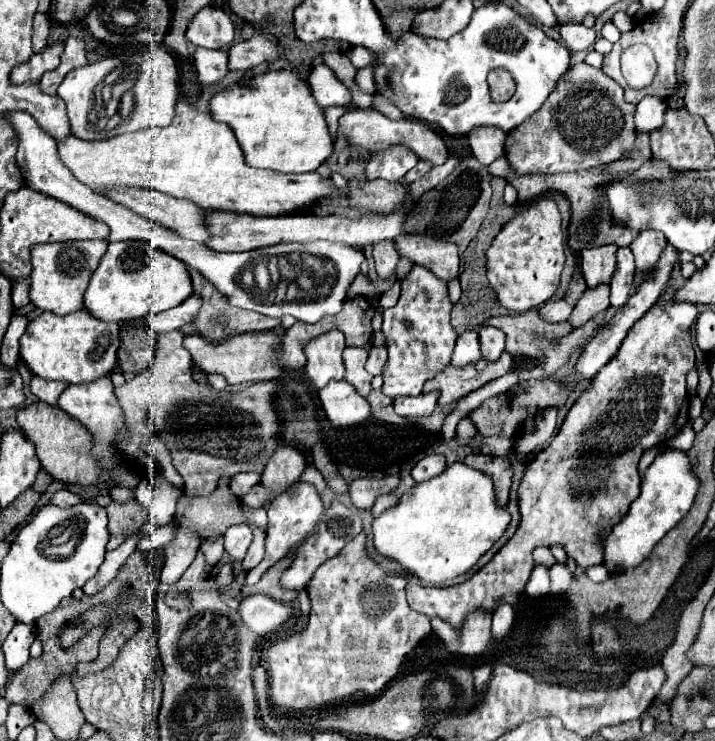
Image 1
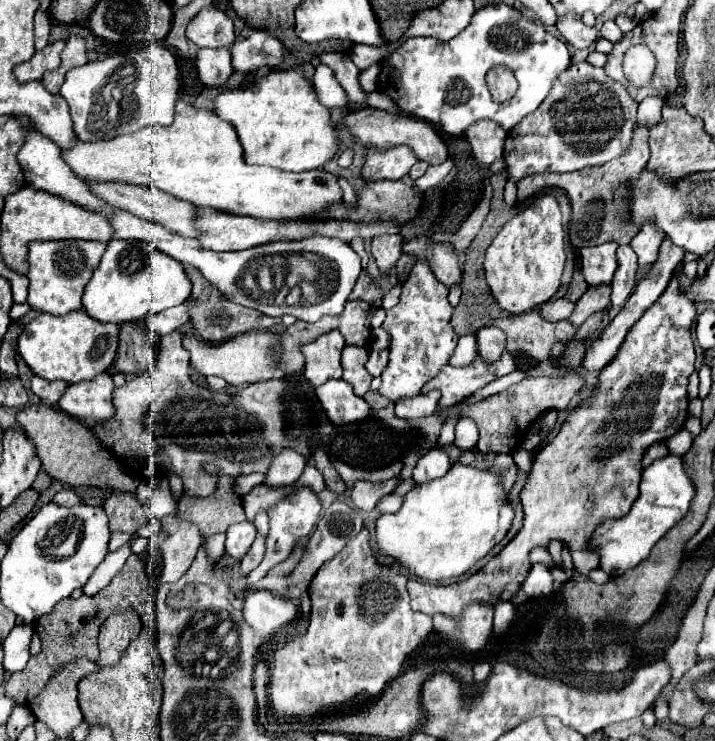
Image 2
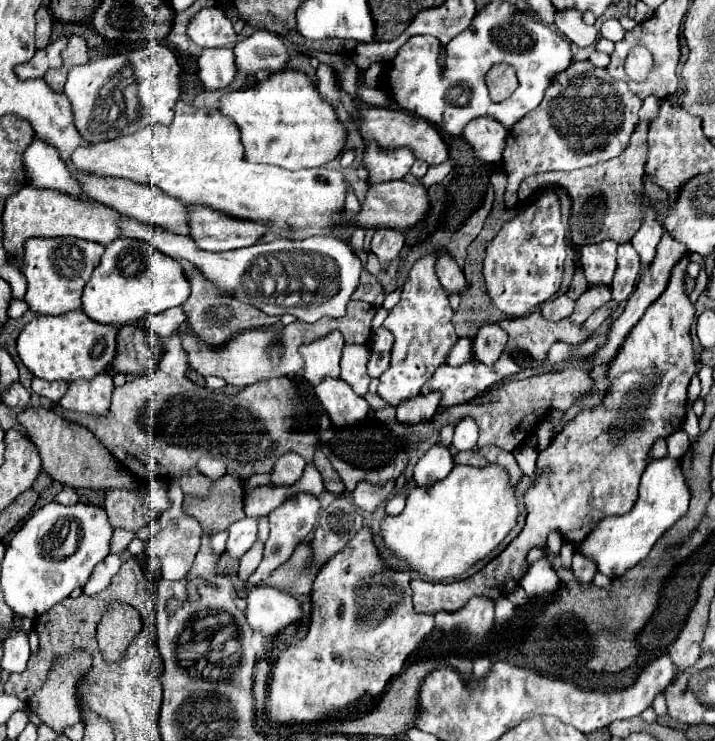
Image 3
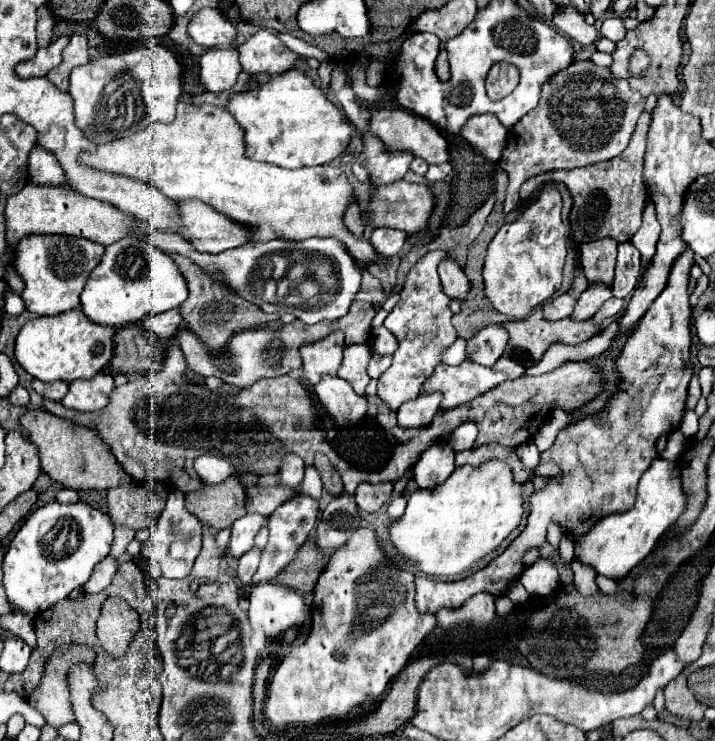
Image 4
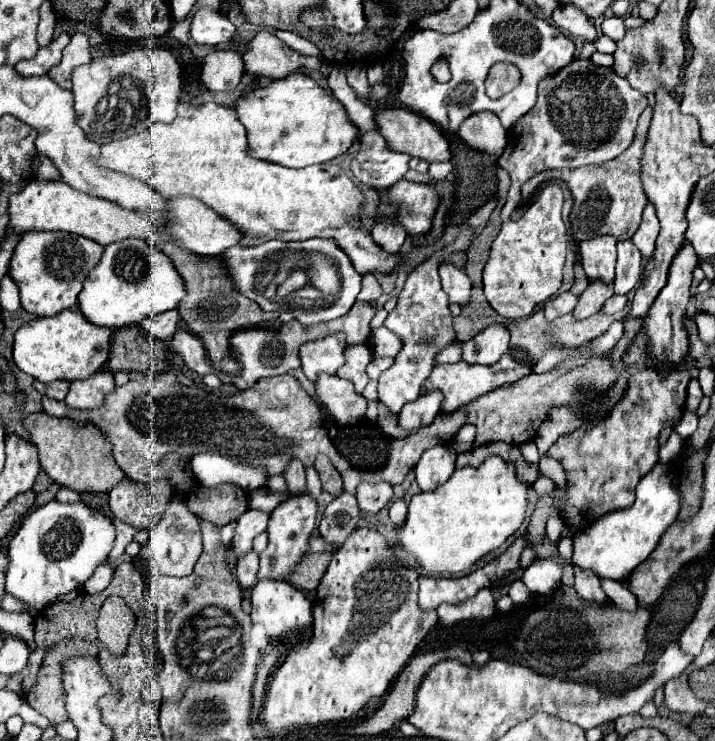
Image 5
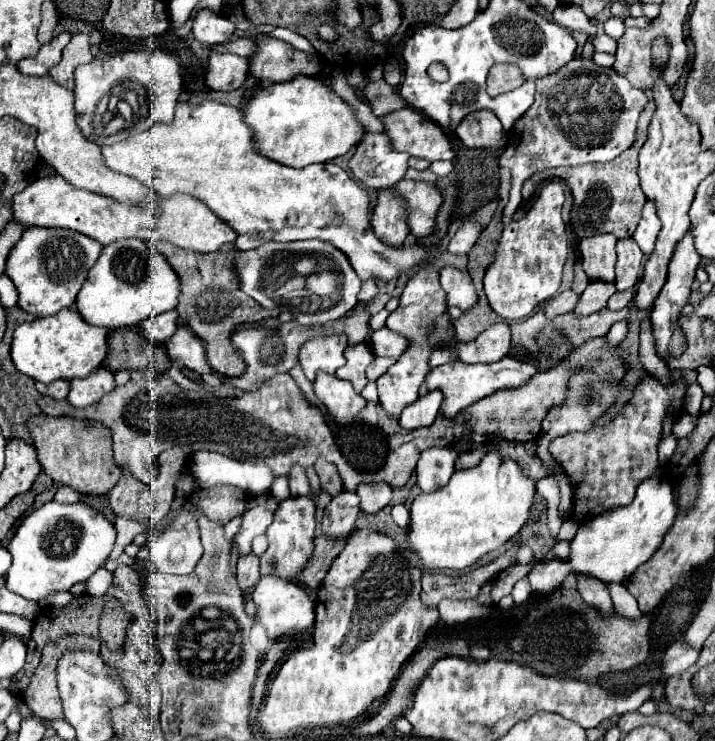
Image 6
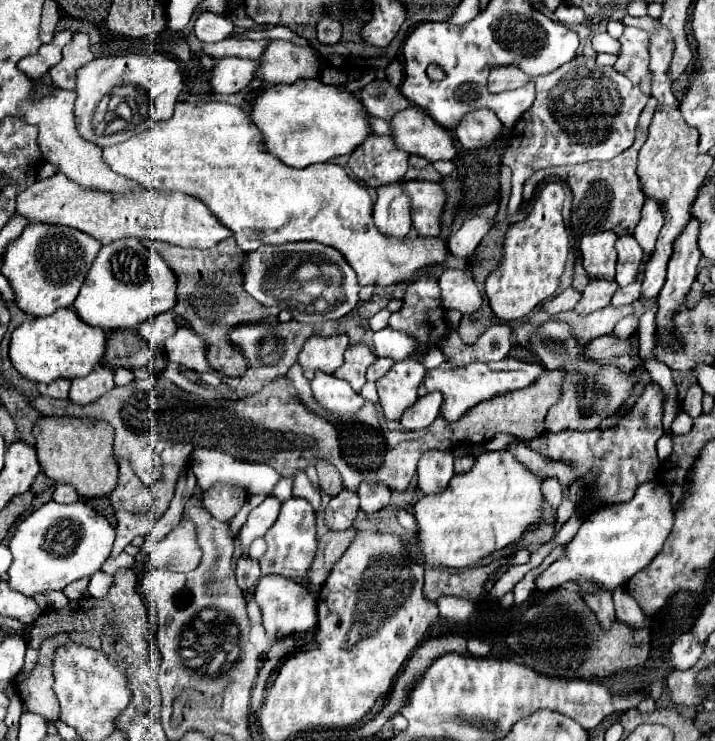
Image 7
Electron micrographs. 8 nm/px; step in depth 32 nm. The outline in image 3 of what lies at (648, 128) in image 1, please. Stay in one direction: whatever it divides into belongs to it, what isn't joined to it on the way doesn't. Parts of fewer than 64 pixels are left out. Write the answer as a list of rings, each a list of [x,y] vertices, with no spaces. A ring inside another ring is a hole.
[[[650,95],[644,100],[638,116],[640,116],[640,120],[648,120],[648,124],[652,124],[658,116],[658,110],[660,110],[660,98]]]

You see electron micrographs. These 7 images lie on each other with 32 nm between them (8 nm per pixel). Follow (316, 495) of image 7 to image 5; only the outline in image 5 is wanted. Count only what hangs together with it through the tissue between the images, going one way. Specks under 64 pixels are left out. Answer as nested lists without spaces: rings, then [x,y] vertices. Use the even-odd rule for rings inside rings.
[[[294,458],[292,462],[288,462],[282,476],[284,476],[286,486],[292,494],[302,494],[304,492],[304,464],[300,460]]]

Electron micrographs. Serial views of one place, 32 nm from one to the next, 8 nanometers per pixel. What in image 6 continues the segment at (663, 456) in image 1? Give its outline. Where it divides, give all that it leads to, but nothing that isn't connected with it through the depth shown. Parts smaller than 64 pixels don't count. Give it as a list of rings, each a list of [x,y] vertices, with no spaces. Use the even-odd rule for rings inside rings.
[[[662,468],[656,470],[654,476],[640,482],[636,488],[636,498],[632,504],[608,510],[600,516],[596,516],[592,522],[578,528],[574,540],[570,542],[570,560],[556,562],[554,560],[540,560],[532,566],[532,570],[526,574],[526,580],[534,592],[548,594],[564,582],[568,572],[574,574],[590,574],[596,576],[602,582],[626,582],[634,570],[644,564],[662,544],[664,534],[674,524],[678,514],[678,502],[676,492],[670,480],[662,474]]]

